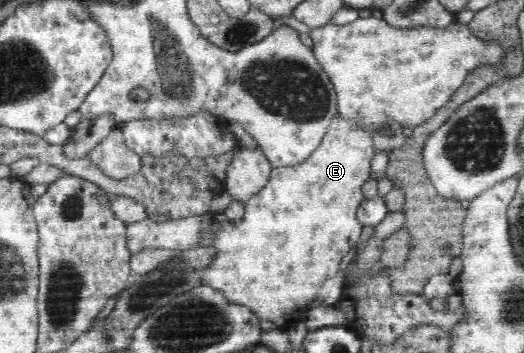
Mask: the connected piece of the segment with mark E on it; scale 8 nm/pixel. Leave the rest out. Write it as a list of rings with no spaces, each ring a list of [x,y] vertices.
[[[373,16],[367,18],[358,17],[355,21],[347,25],[333,25],[329,22],[327,25],[323,25],[323,27],[313,27],[310,29],[309,35],[313,40],[314,45],[311,49],[314,52],[317,62],[322,65],[323,70],[327,73],[333,85],[335,85],[338,115],[329,126],[327,135],[321,141],[321,145],[311,153],[311,157],[307,161],[303,161],[299,165],[272,168],[272,177],[267,183],[267,186],[245,203],[245,213],[241,219],[228,220],[224,218],[223,222],[219,218],[215,227],[217,237],[215,237],[215,243],[213,243],[213,246],[215,246],[215,259],[211,261],[211,265],[207,265],[207,269],[203,270],[203,277],[201,277],[201,284],[211,286],[223,292],[223,295],[233,303],[247,306],[261,320],[271,321],[276,324],[276,328],[287,330],[295,328],[295,325],[298,325],[304,320],[306,312],[315,301],[321,301],[323,305],[334,305],[340,301],[340,295],[346,283],[345,271],[341,272],[341,261],[349,253],[351,247],[355,243],[358,243],[361,229],[364,227],[359,222],[356,213],[359,205],[364,200],[361,189],[363,184],[370,178],[371,159],[376,155],[371,134],[375,133],[375,131],[381,131],[381,129],[387,129],[387,121],[389,119],[393,119],[393,121],[396,121],[402,127],[412,129],[419,127],[419,125],[434,117],[437,111],[448,103],[451,95],[465,84],[469,74],[474,73],[478,68],[484,67],[484,65],[500,65],[504,61],[503,46],[495,41],[486,43],[482,37],[475,35],[469,29],[468,24],[461,24],[458,21],[451,23],[451,25],[443,29],[429,26],[401,29],[391,27],[384,18],[377,19]]]

